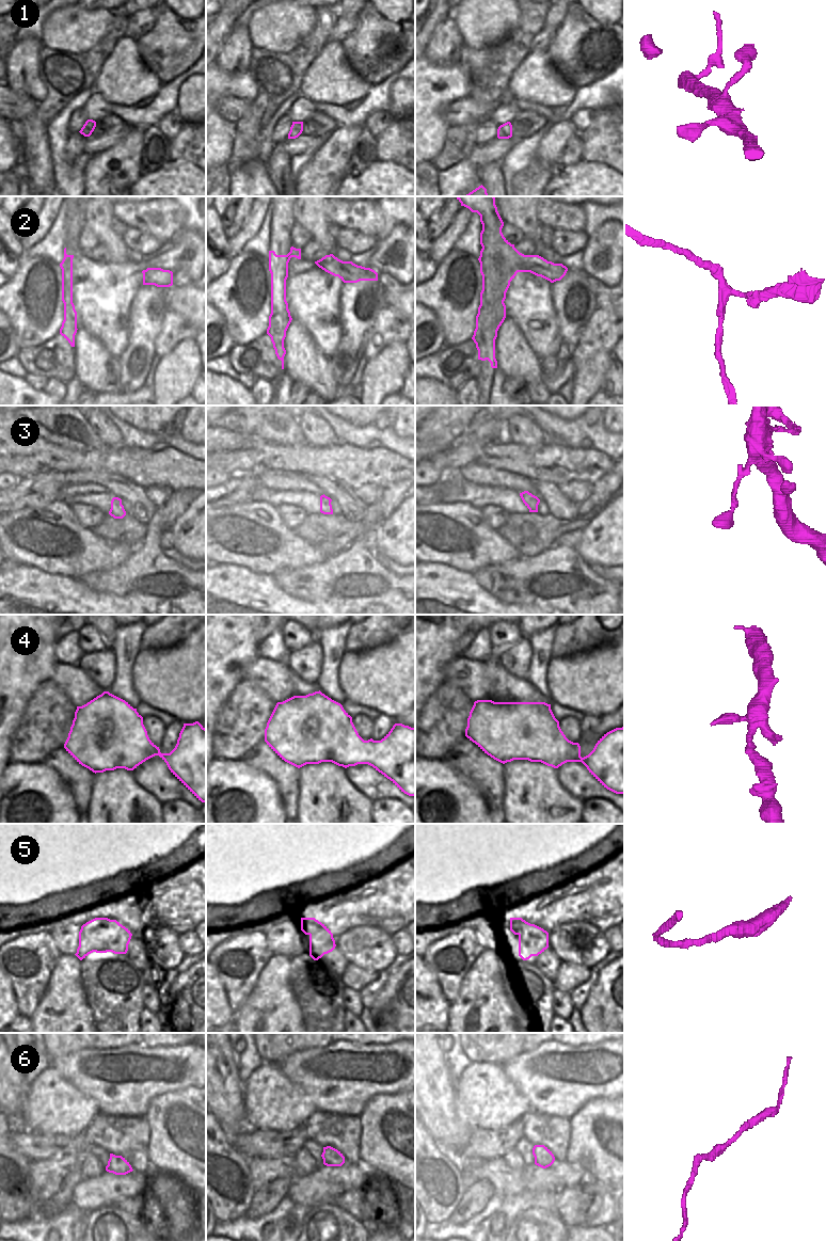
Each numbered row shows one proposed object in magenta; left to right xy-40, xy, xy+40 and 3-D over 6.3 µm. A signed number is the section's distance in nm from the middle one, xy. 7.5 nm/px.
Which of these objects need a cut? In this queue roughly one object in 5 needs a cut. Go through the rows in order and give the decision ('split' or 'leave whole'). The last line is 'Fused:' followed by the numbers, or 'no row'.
1: leave whole
2: leave whole
3: leave whole
4: leave whole
5: leave whole
6: leave whole
Fused: no row

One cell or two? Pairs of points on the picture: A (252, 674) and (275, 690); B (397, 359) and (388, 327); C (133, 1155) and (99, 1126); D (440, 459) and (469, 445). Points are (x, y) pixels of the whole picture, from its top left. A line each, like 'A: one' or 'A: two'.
A: one
B: two
C: one
D: one

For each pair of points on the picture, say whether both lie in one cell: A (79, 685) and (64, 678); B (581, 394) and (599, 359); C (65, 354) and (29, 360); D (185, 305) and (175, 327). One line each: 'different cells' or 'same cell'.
A: same cell
B: same cell
C: same cell
D: different cells

